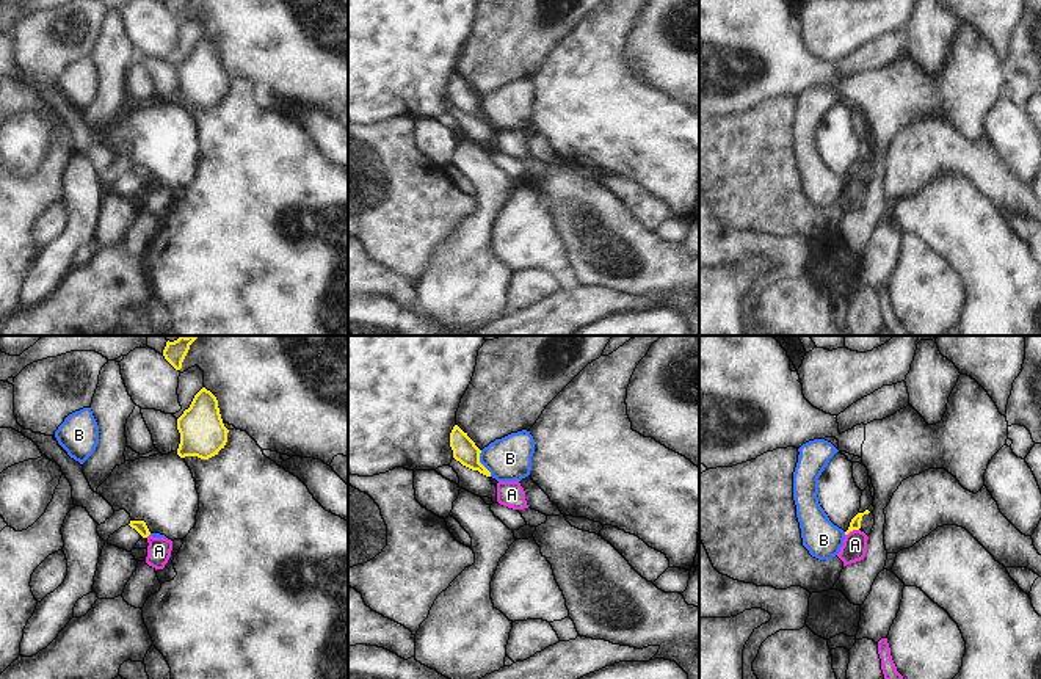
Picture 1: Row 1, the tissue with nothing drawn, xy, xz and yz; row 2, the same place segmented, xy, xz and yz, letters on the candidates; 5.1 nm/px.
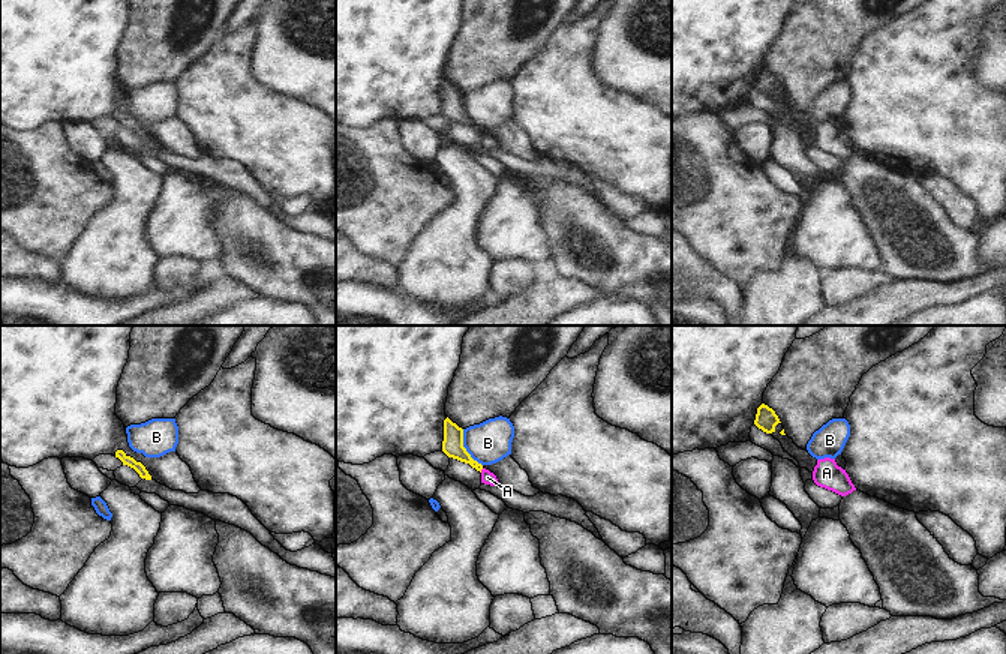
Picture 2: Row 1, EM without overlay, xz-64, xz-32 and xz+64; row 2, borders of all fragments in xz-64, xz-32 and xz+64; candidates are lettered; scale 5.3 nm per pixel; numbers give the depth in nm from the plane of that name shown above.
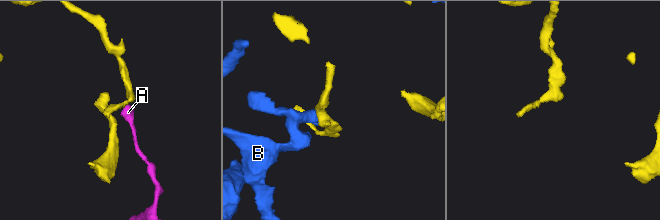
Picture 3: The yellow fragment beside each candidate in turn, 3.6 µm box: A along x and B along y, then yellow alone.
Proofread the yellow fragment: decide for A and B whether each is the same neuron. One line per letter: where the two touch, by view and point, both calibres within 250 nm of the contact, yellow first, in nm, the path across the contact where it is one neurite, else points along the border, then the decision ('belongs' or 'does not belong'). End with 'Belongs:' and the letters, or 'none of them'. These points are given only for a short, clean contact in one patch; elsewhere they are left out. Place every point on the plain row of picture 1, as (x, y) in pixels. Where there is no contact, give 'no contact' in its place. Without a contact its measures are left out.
A: yz (852, 179) | 60/130 nm | along yz (858, 177), (845, 184) | does not belong
B: xz (480, 112) | 130/220 nm | does not belong
Belongs: none of them

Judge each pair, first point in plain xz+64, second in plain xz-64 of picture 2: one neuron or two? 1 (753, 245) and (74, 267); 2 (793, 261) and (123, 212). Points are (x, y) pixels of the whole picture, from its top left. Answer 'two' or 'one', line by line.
1: two
2: one

